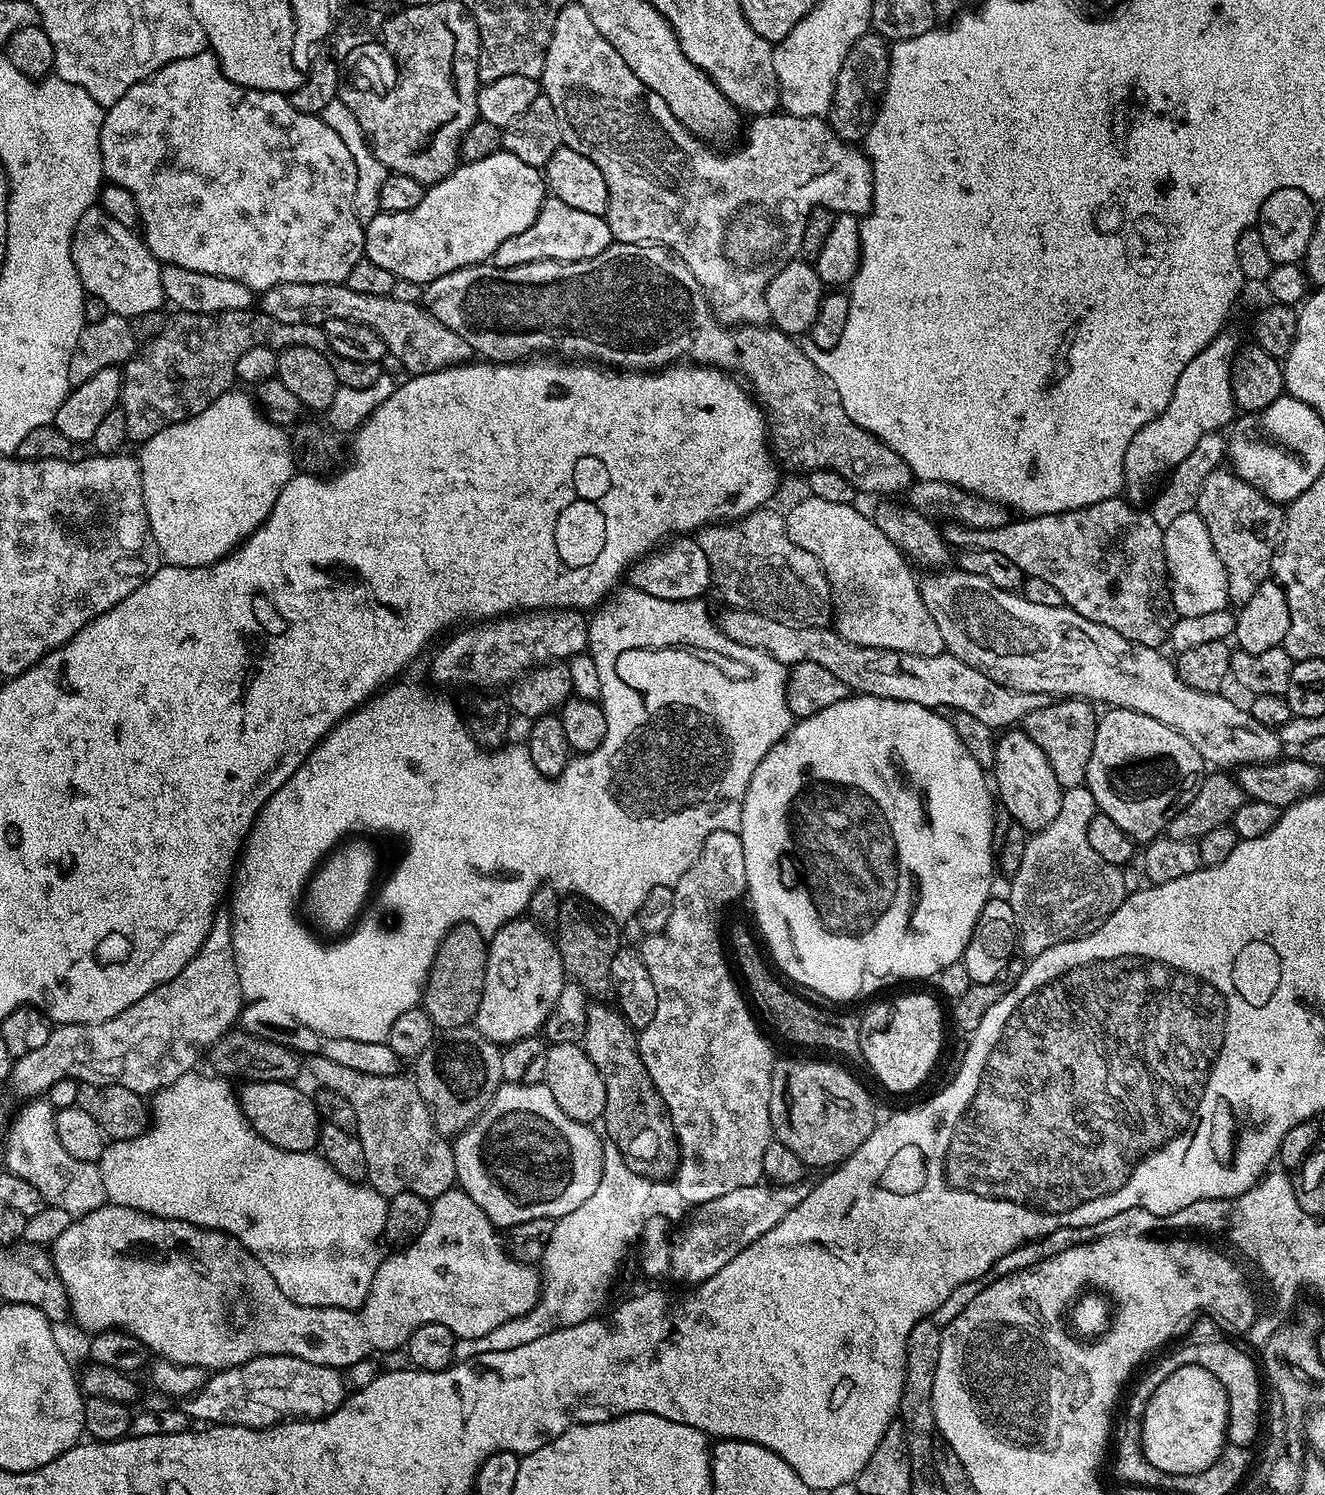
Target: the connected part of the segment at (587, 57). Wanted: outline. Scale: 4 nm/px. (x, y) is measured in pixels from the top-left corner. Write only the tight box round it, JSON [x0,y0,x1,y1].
[539,2,872,326]

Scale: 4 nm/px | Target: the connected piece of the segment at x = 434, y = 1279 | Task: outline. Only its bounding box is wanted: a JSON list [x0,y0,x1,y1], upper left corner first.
[50,1187,542,1370]

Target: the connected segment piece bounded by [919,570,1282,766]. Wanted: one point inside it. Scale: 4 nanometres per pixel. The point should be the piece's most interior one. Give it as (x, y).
(1028, 648)

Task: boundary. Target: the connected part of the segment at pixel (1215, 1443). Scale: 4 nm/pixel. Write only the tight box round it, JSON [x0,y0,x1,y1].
[1138,1366,1226,1474]

